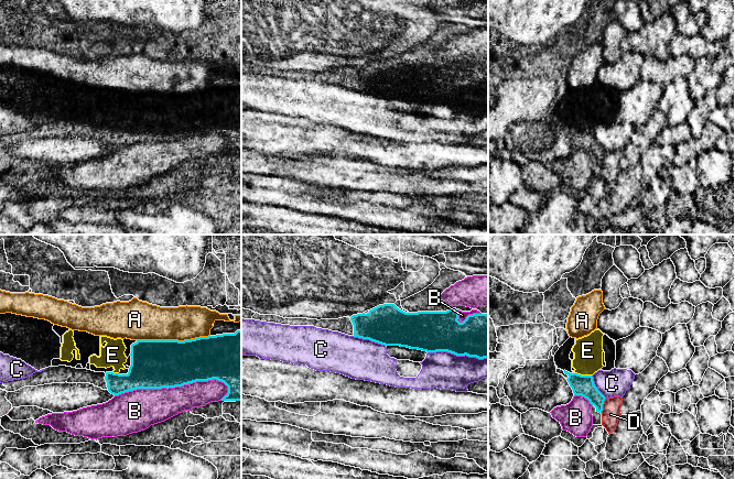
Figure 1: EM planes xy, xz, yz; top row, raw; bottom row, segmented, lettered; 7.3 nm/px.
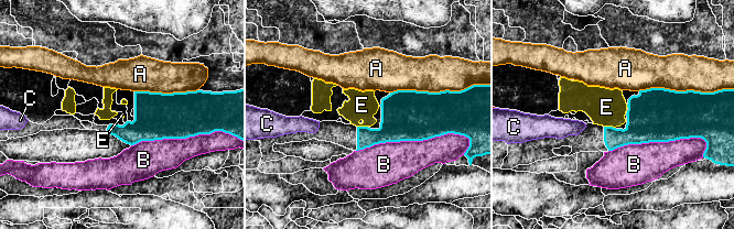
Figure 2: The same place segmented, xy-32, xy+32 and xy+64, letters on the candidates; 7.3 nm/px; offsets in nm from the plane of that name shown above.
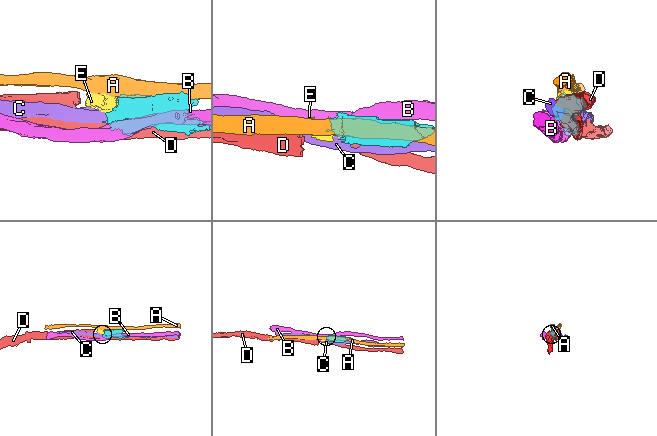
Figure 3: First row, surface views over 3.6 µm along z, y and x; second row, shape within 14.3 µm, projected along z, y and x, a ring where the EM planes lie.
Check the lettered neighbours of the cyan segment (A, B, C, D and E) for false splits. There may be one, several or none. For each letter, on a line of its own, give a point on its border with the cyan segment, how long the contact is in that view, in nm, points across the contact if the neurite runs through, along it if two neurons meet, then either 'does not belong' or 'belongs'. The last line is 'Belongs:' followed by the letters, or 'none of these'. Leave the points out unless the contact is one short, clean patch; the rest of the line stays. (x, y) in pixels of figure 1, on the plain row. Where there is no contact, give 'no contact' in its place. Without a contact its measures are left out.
A: xy (173, 94) | 550 nm | does not belong
B: xy (171, 140) | 850 nm | does not belong
C: xz (457, 108) | 440 nm | does not belong
D: yz (602, 160) | 120 nm | along yz (605, 152), (601, 166) | does not belong
E: yz (583, 129) | 120 nm | across yz (583, 139), (583, 129), (587, 113), (587, 104) | belongs
Belongs: E

